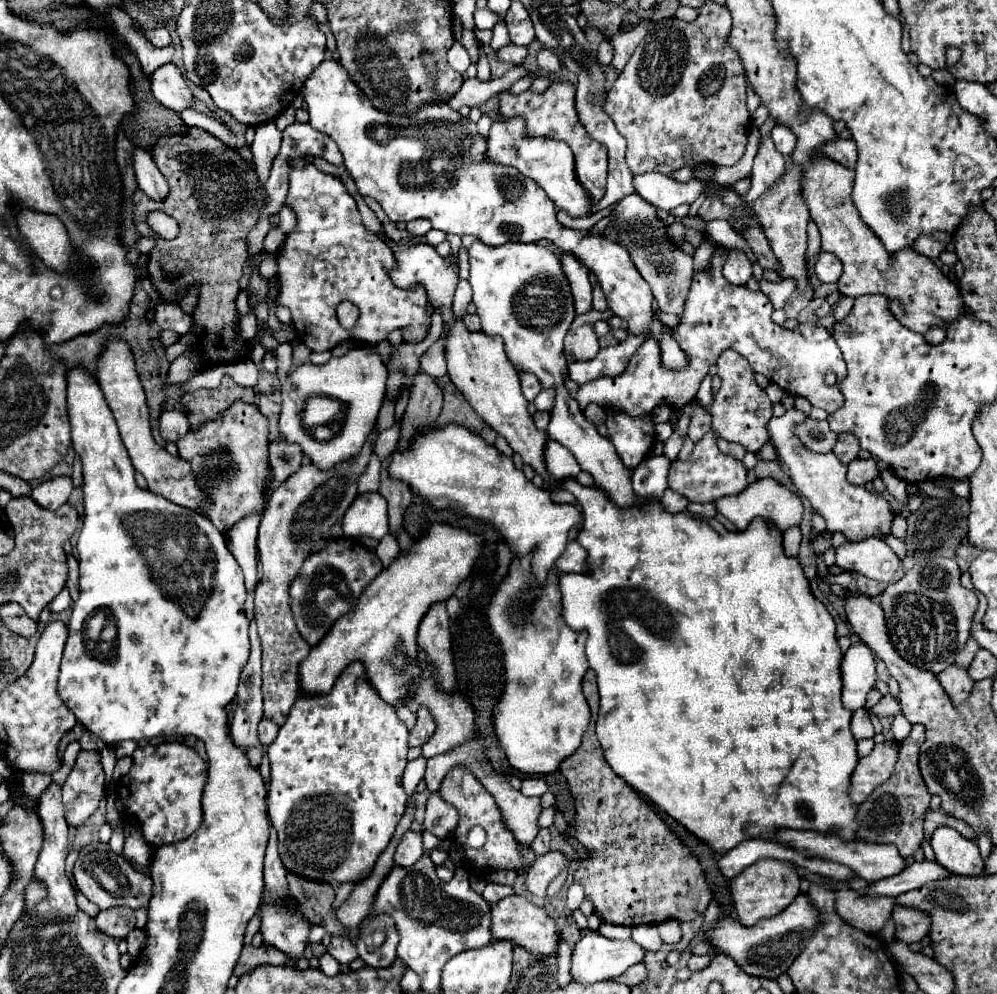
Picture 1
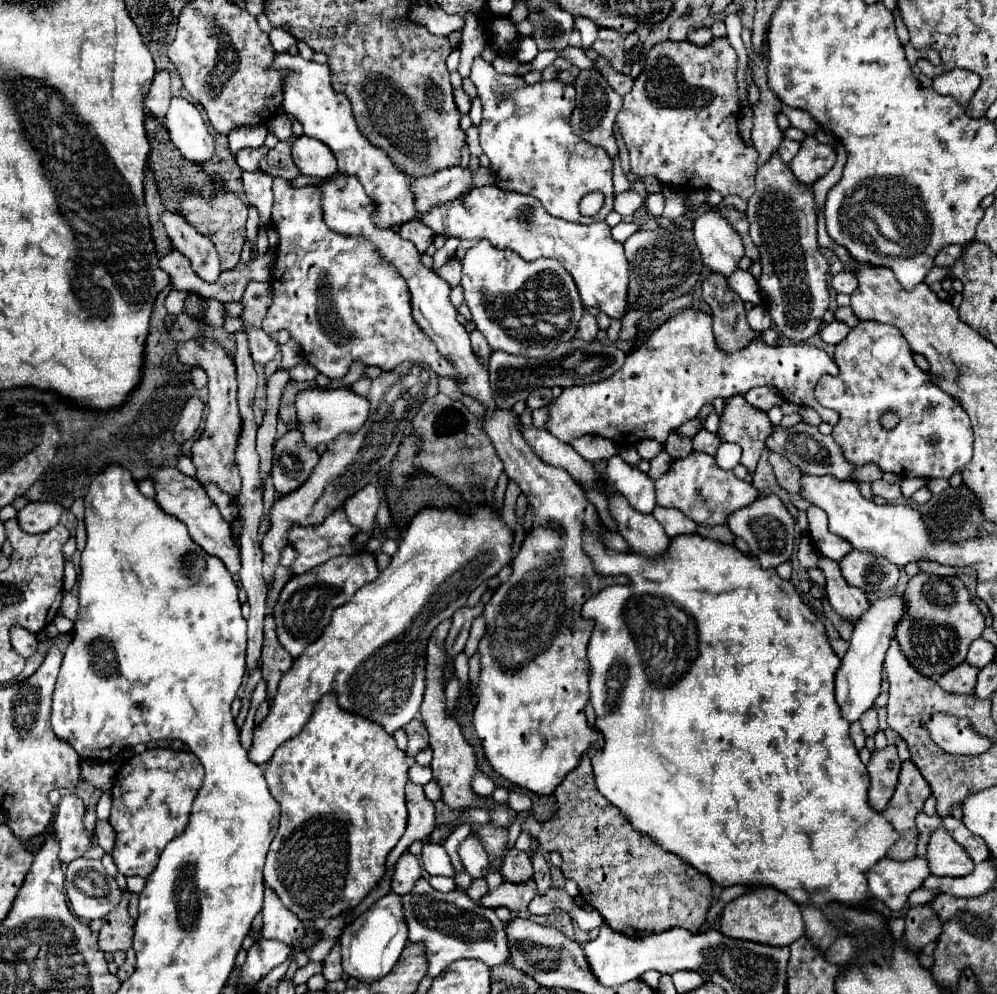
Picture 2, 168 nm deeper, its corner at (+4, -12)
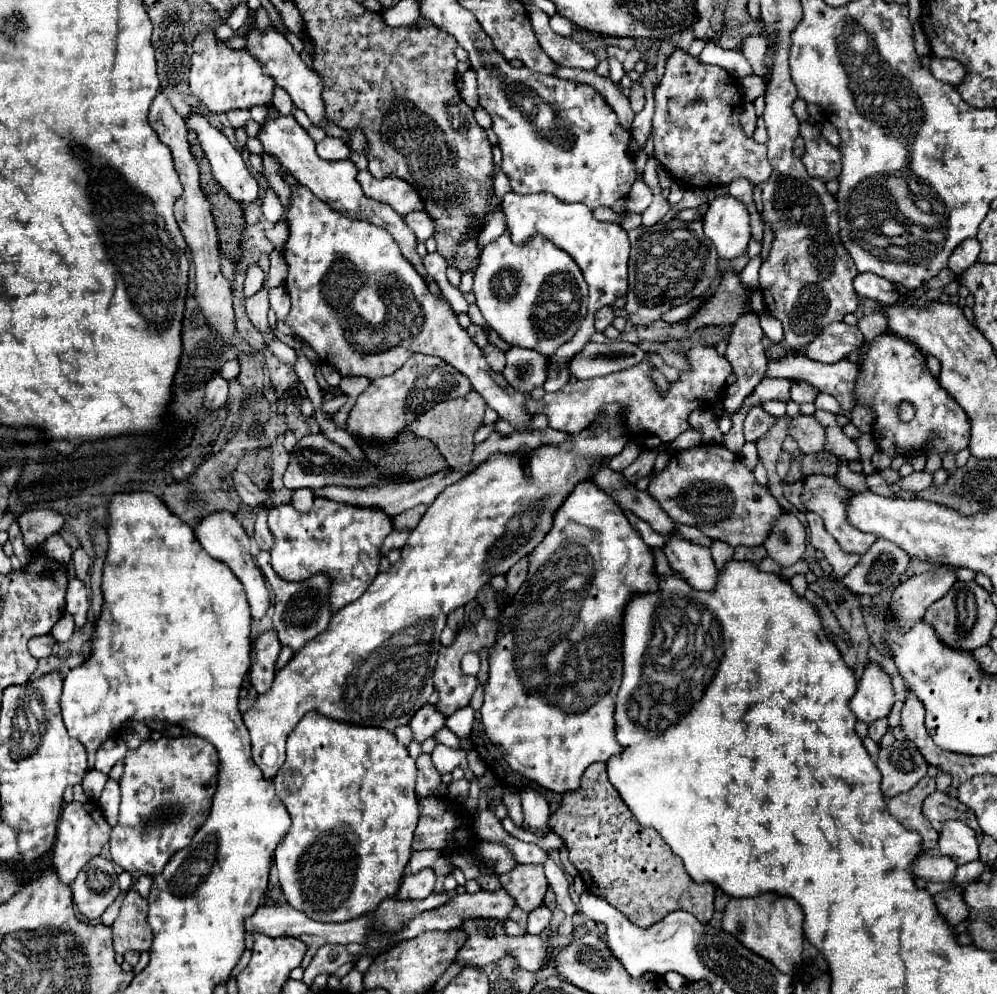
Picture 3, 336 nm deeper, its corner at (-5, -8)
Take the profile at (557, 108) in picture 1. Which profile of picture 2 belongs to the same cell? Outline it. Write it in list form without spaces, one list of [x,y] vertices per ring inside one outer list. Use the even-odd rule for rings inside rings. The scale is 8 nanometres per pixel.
[[[481,55],[475,57],[469,79],[475,83],[477,93],[481,97],[481,105],[483,105],[483,121],[479,127],[479,135],[481,135],[481,147],[491,161],[491,171],[497,177],[495,185],[503,191],[515,191],[515,193],[533,195],[533,197],[541,199],[543,207],[553,217],[561,217],[561,219],[585,223],[585,225],[603,221],[605,215],[613,209],[611,157],[607,155],[607,151],[603,147],[591,145],[573,133],[569,119],[575,109],[575,87],[561,83],[557,79],[527,85],[517,75],[499,75],[493,69],[493,65],[489,61],[485,61]],[[593,191],[601,191],[605,195],[605,205],[601,207],[601,211],[597,215],[583,217],[579,213],[579,201],[587,193],[593,193]]]

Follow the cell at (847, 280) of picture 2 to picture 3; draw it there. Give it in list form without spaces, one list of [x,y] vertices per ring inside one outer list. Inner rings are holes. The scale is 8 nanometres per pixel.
[[[858,273],[854,281],[854,289],[860,297],[870,297],[882,303],[892,303],[896,301],[896,295],[898,295],[898,289],[894,287],[892,281],[884,277],[876,277],[872,273]]]

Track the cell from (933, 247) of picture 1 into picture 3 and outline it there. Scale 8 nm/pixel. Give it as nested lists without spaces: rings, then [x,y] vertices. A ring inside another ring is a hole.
[[[978,239],[962,241],[962,243],[954,249],[954,253],[950,255],[950,261],[948,261],[950,271],[954,271],[956,275],[960,275],[964,269],[968,269],[972,263],[976,263],[978,253],[980,253],[980,243],[978,243]]]

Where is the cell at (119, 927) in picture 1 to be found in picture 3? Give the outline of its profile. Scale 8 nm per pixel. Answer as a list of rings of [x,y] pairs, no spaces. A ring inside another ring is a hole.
[[[130,889],[120,907],[120,915],[112,925],[112,941],[114,951],[124,955],[126,951],[148,951],[152,941],[152,931],[146,925],[146,913],[148,913],[148,901],[140,897],[138,891]]]

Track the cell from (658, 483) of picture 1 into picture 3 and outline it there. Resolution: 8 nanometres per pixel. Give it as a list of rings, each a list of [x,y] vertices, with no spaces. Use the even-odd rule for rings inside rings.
[[[677,524],[677,528],[682,533],[682,536],[684,539],[688,539],[689,541],[692,541],[693,543],[705,546],[710,548],[712,544],[712,540],[708,537],[706,538],[706,535],[702,533],[702,531],[698,530],[696,527]]]

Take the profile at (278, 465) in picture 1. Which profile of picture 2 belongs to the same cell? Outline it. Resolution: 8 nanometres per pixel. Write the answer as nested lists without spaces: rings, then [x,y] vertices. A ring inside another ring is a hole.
[[[299,429],[283,435],[273,449],[273,485],[287,495],[299,489],[319,463],[319,453],[303,443]]]

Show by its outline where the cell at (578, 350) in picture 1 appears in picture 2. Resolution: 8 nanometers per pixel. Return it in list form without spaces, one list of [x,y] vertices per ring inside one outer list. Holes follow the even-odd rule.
[[[583,313],[583,317],[581,317],[581,321],[579,321],[579,329],[577,329],[575,337],[583,339],[583,341],[593,341],[593,339],[595,339],[595,335],[597,335],[597,331],[599,331],[599,327],[597,327],[595,317],[593,317],[593,315],[589,315],[589,313]]]

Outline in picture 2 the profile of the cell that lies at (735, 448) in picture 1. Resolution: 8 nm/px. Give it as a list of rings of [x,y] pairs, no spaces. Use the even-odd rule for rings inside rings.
[[[701,429],[695,437],[693,437],[693,451],[703,451],[707,455],[715,455],[719,447],[719,439],[715,433],[709,433],[707,429]]]

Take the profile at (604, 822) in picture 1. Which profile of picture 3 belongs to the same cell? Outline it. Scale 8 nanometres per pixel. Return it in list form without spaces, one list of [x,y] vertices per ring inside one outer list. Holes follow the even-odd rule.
[[[592,763],[584,771],[580,787],[576,791],[564,793],[560,809],[550,817],[550,829],[556,835],[560,835],[564,845],[568,847],[568,859],[580,871],[586,889],[592,895],[602,897],[610,905],[614,905],[636,927],[650,927],[662,921],[668,913],[678,909],[696,915],[702,923],[710,923],[714,915],[714,883],[696,883],[686,873],[682,861],[672,855],[664,839],[654,829],[642,829],[636,823],[630,809],[624,805],[616,789],[610,785],[606,777],[606,763]]]

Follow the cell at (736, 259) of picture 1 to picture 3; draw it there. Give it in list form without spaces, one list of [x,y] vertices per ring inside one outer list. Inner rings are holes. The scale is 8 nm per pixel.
[[[732,195],[714,199],[704,215],[704,233],[722,259],[736,259],[746,251],[750,241],[750,219],[746,207]]]

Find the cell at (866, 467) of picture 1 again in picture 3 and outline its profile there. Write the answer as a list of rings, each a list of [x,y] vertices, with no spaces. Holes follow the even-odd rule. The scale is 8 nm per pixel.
[[[920,471],[920,473],[912,473],[912,475],[908,475],[908,477],[902,477],[902,479],[898,479],[896,483],[892,483],[892,489],[898,493],[898,491],[912,491],[912,493],[920,493],[922,489],[926,489],[926,487],[930,487],[930,483],[932,483],[932,475],[928,475],[928,473],[924,473],[924,471]]]

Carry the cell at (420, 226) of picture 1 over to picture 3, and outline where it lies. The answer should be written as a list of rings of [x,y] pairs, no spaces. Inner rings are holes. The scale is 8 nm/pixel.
[[[416,211],[416,213],[406,215],[404,221],[406,221],[406,225],[412,229],[412,233],[416,235],[416,239],[418,239],[420,243],[424,243],[424,241],[428,241],[430,237],[434,237],[434,229],[436,229],[436,227],[434,227],[432,217],[428,217],[428,213]]]

